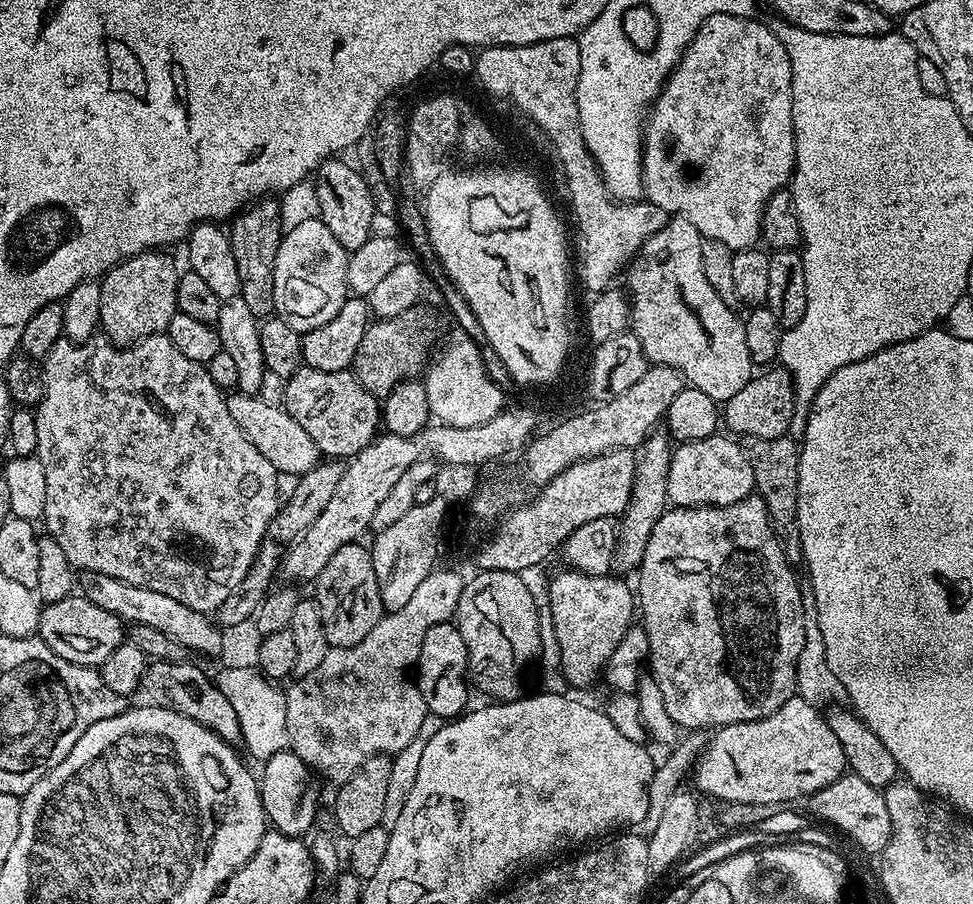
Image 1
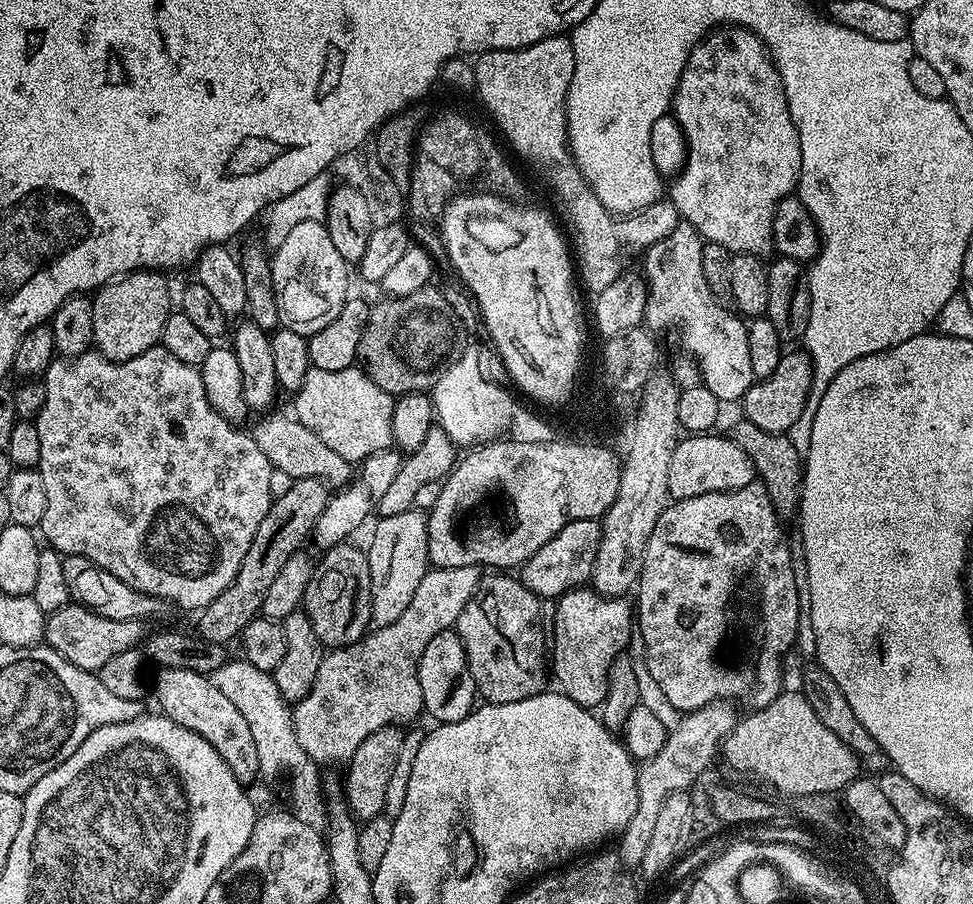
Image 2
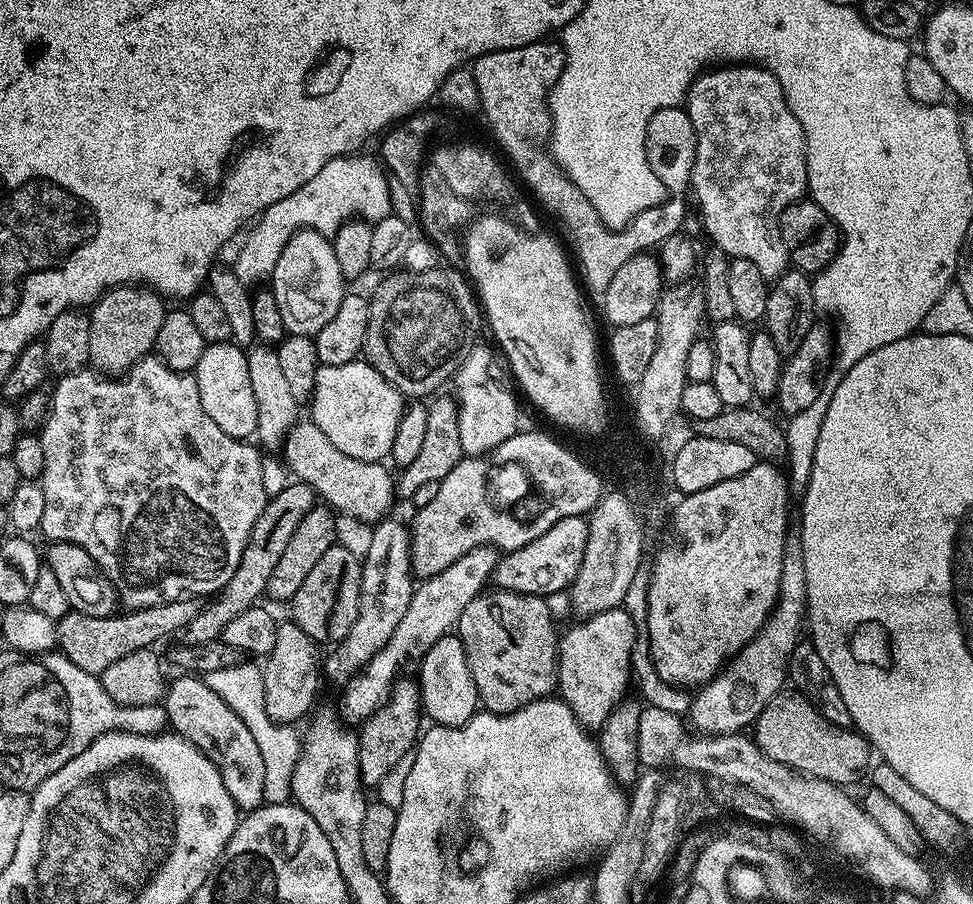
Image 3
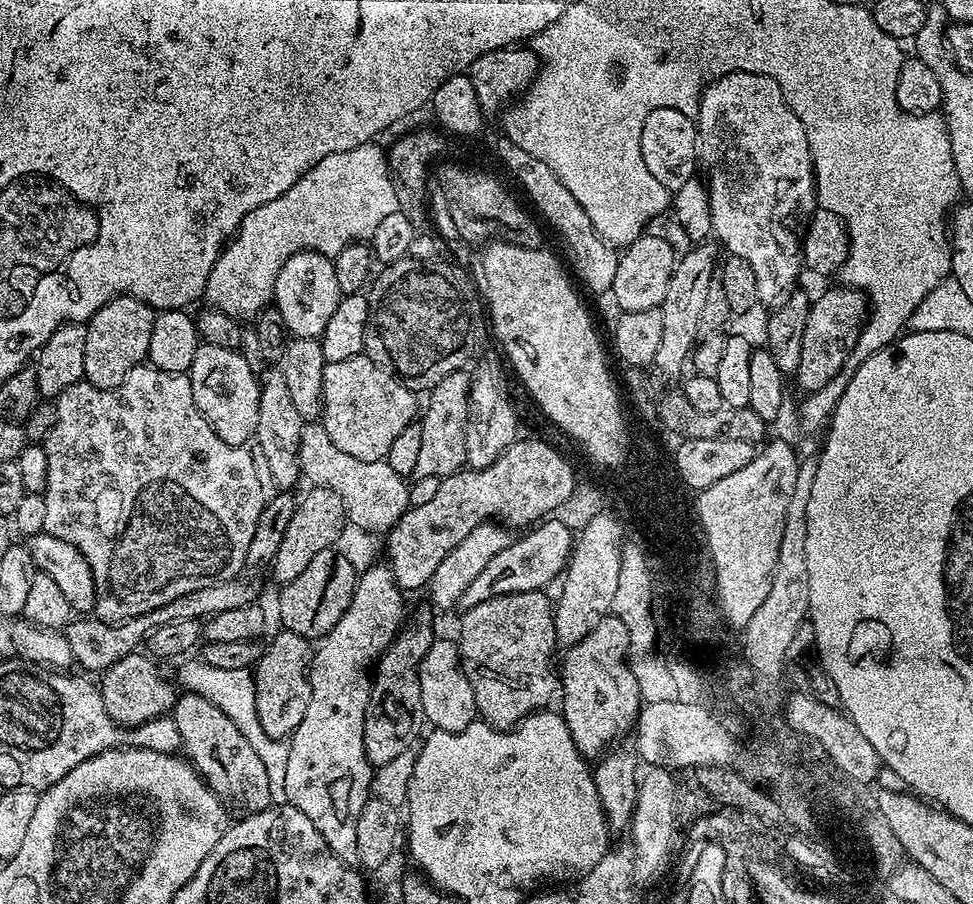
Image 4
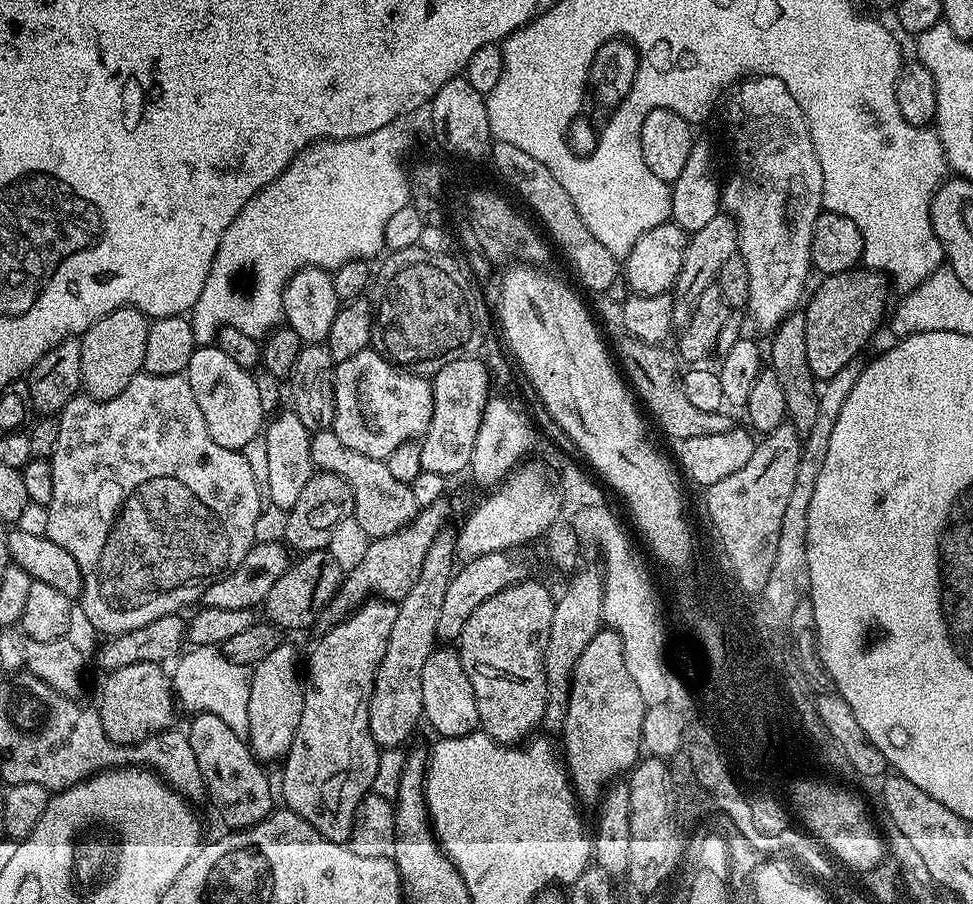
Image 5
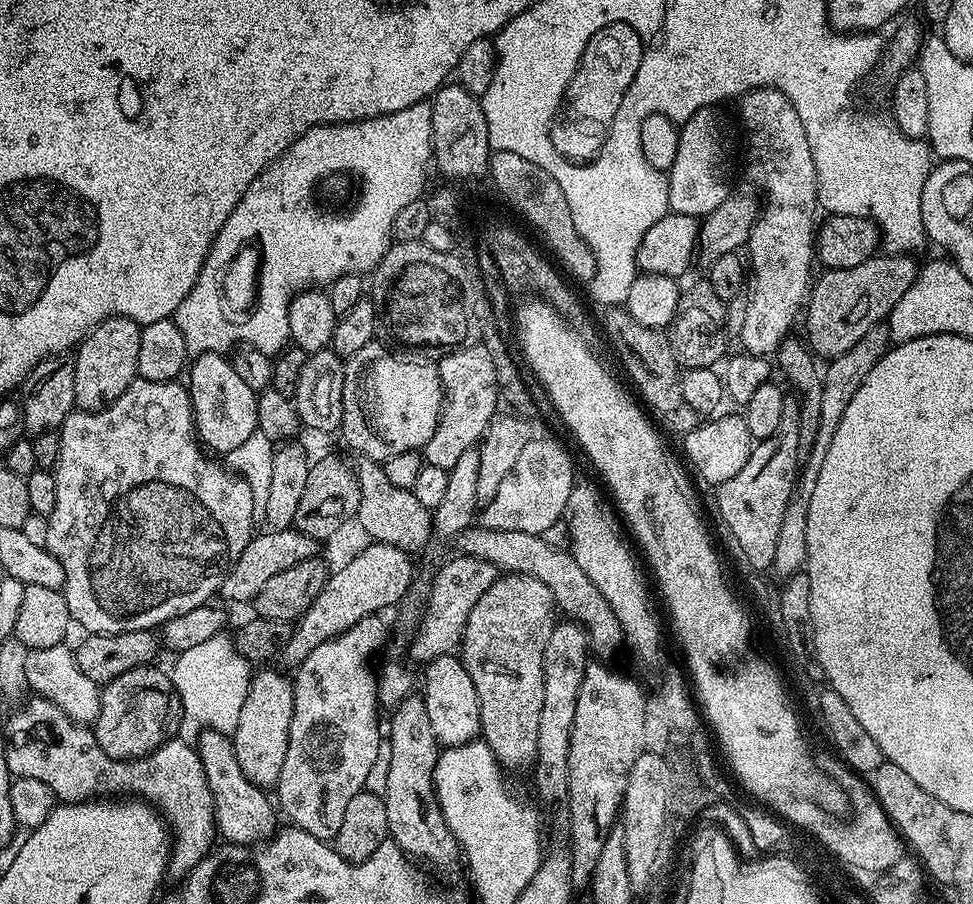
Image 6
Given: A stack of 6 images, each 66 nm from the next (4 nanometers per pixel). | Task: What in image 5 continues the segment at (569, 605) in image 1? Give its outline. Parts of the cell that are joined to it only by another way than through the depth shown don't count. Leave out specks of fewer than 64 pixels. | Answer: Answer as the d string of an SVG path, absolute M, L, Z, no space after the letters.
M601 627L600 632L594 634L594 638L590 638L586 650L582 650L582 658L578 658L572 671L572 685L562 729L562 735L564 735L562 759L567 767L572 787L576 789L576 799L581 805L599 805L605 788L617 778L631 773L636 767L642 756L645 711L646 705L642 698L642 690L638 690L634 678L630 678L630 670L626 670L622 658L622 638L612 628Z

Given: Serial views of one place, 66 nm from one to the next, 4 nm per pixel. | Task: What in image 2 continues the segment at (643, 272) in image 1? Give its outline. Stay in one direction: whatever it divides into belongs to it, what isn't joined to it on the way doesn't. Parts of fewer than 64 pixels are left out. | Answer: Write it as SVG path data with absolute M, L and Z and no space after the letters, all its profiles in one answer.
M682 222L644 253L642 275L648 281L644 324L652 330L664 328L668 324L668 312L672 312L673 318L680 323L683 351L695 361L704 387L721 402L740 402L754 383L750 370L750 349L746 343L748 326L731 307L717 302L708 289L702 270L705 243L694 225Z

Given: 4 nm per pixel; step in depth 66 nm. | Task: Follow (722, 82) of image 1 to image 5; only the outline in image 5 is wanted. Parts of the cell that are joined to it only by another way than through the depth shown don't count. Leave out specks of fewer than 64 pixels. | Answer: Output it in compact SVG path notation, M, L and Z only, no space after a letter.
M750 76L741 80L727 93L728 105L724 108L724 120L732 135L732 148L736 151L736 169L729 180L722 184L720 202L723 211L736 222L736 246L738 254L750 270L750 298L746 312L765 334L771 334L790 315L801 307L806 296L804 283L808 272L813 271L810 242L814 234L814 222L820 217L822 198L822 166L818 166L818 154L810 138L802 106L794 102L794 94L786 90L786 82L773 76Z

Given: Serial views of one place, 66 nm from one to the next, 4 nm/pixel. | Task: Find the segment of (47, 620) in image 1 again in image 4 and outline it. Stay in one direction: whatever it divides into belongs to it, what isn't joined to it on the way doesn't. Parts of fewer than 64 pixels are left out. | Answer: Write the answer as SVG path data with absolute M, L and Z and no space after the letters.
M244 579L215 580L210 586L202 586L202 590L190 590L190 594L182 594L182 598L174 598L174 602L166 602L166 606L158 610L150 610L138 618L124 620L121 624L107 624L99 618L73 619L66 629L72 657L77 665L81 664L85 668L85 673L103 674L110 666L114 666L114 662L137 651L147 641L151 632L158 630L158 626L166 626L166 622L203 621L214 614L222 614L222 610L238 610L238 606L257 603L259 586L252 580Z

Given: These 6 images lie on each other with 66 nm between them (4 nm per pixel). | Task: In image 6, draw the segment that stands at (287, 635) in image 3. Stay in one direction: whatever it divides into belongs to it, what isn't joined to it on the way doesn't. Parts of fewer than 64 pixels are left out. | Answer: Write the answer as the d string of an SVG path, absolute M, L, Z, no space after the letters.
M260 670L252 677L242 714L238 714L238 726L230 733L234 754L242 774L265 790L279 784L282 762L286 762L286 746L290 738L290 722L294 718L293 681L280 672Z

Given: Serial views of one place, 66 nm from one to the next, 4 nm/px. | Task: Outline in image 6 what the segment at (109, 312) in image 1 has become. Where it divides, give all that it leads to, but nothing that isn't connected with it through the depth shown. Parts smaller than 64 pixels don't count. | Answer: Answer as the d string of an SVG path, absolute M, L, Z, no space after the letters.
M111 316L80 341L74 352L74 398L77 409L101 412L137 379L141 327L137 320L132 320L129 316Z

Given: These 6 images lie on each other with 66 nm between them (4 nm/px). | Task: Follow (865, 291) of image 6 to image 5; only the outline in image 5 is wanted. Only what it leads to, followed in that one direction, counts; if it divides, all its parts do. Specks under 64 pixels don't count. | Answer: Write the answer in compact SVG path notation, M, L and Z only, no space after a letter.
M853 270L824 276L821 281L813 292L811 289L802 311L806 318L806 362L817 381L825 382L838 370L851 365L856 360L855 356L867 346L868 339L875 334L876 327L883 320L885 323L890 308L890 280L871 270Z

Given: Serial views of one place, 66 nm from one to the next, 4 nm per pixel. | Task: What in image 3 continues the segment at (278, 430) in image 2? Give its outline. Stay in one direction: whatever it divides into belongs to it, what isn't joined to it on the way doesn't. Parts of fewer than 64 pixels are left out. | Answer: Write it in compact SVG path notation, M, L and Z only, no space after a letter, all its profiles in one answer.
M301 419L284 437L282 453L288 468L295 479L301 484L309 484L312 491L327 507L337 513L345 512L356 520L365 520L368 526L375 525L385 519L392 508L392 503L398 500L398 484L383 467L383 463L371 464L358 458L350 458L318 430L311 419Z

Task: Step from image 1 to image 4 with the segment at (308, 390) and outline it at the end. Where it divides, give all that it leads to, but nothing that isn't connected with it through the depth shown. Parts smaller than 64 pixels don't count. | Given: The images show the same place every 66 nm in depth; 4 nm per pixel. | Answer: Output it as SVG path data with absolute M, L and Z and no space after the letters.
M368 354L346 358L346 362L330 362L324 367L324 429L338 450L362 458L362 462L385 459L394 438L418 416L417 393L384 368L379 368Z

